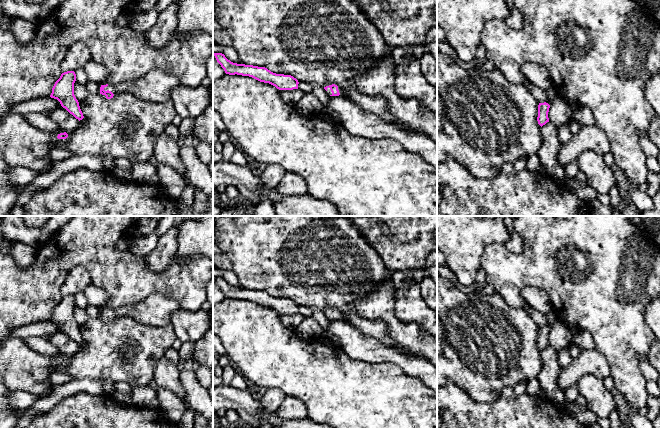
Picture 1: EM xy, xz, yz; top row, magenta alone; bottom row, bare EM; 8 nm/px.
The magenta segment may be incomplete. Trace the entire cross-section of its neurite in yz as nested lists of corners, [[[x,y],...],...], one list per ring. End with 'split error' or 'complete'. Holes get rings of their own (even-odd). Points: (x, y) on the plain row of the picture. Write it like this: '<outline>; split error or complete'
[[[546,326],[539,327],[538,329],[537,345],[541,351],[545,349],[547,346],[549,346],[549,342],[548,342],[549,332],[550,332],[550,329]]]; complete

